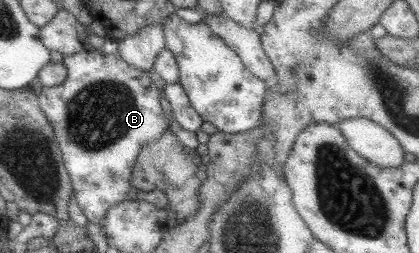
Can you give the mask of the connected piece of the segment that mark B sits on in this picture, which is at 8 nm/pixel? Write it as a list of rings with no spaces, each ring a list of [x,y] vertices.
[[[88,46],[72,55],[63,56],[61,62],[66,66],[67,73],[63,83],[42,88],[37,101],[53,127],[54,137],[64,157],[63,165],[71,181],[71,191],[74,191],[74,199],[86,220],[102,228],[108,207],[120,201],[144,200],[164,209],[167,205],[164,194],[158,190],[139,191],[130,184],[132,167],[141,148],[169,129],[168,120],[159,103],[163,95],[149,79],[149,73],[126,64],[116,54],[105,54]]]

